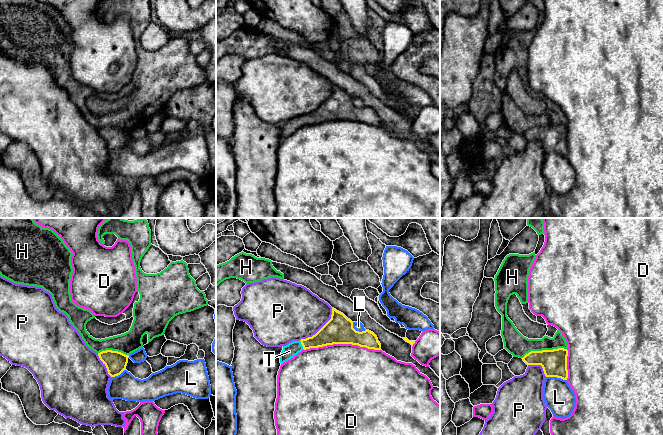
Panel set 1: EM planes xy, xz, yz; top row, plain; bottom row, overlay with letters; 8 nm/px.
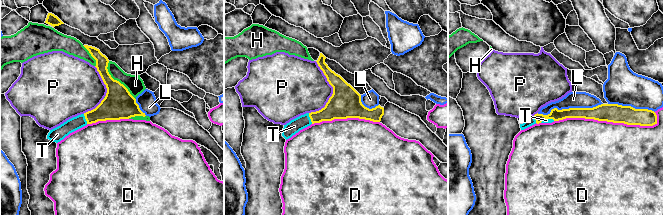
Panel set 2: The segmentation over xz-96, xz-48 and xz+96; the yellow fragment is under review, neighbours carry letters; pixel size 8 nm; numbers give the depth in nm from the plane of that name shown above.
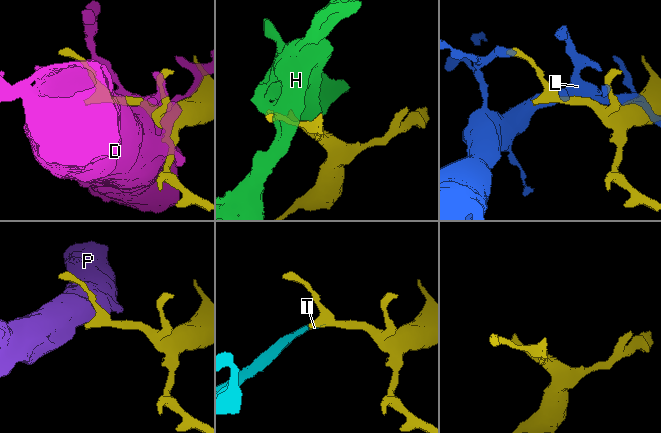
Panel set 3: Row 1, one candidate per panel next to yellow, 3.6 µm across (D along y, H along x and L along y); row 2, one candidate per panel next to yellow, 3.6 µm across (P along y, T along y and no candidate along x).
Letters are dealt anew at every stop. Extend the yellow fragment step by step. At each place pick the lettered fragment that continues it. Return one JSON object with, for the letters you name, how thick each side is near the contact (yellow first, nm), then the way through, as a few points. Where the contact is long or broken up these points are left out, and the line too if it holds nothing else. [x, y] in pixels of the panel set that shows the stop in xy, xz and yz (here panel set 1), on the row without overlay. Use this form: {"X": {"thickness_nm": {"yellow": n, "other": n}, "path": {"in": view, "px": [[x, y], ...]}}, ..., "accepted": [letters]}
{"T": {"thickness_nm": {"yellow": 170, "other": 110}, "path": {"in": "xz", "px": [[330, 109], [314, 118], [302, 121], [296, 122], [289, 127]]}}, "accepted": ["T"]}

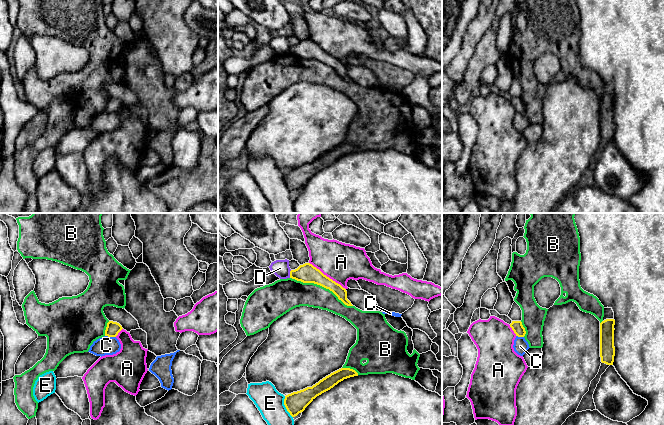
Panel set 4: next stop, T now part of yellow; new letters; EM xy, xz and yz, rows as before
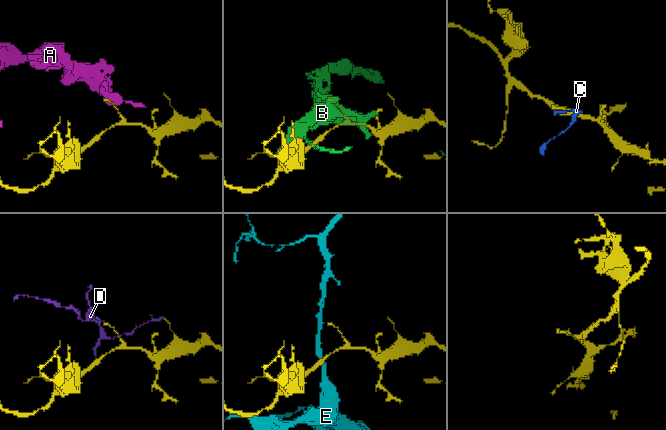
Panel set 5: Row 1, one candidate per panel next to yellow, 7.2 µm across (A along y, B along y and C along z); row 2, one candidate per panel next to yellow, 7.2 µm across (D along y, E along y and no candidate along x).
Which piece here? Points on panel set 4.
{"accepted": []}

